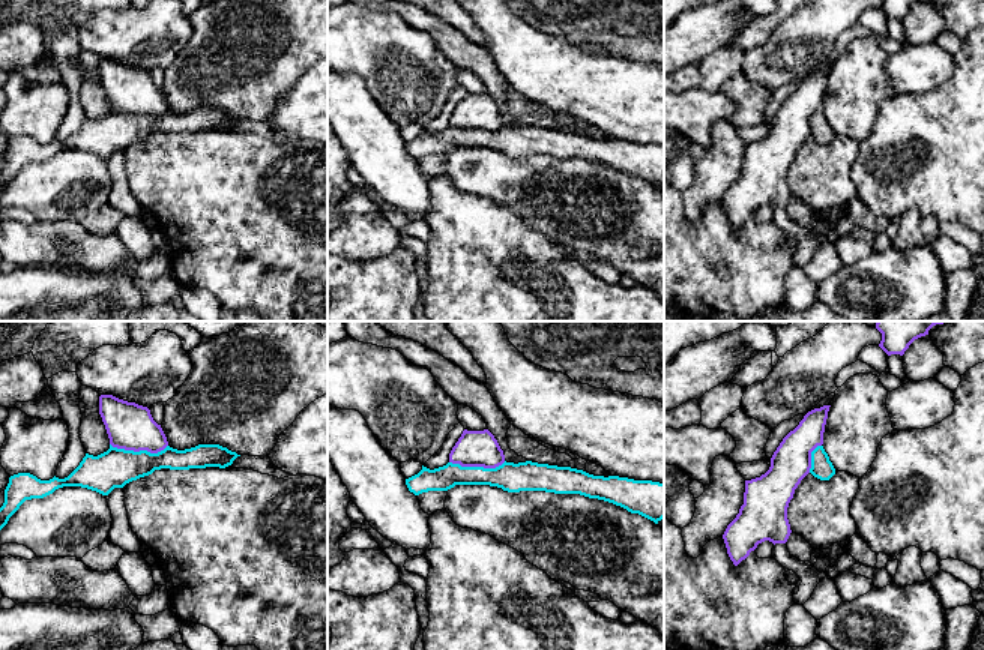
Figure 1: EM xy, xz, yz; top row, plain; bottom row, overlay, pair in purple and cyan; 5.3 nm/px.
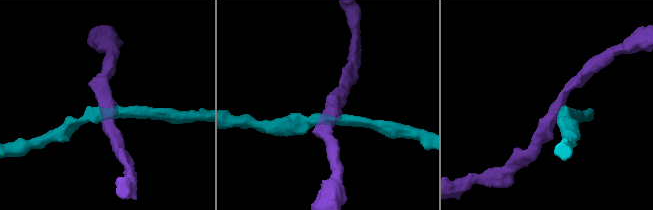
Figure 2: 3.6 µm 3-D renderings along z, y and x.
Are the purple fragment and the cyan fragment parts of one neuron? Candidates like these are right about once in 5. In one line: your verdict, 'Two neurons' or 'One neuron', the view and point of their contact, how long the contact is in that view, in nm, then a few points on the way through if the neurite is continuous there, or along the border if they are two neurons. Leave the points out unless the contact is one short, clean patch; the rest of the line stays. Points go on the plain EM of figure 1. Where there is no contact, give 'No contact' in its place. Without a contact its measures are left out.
Two neurons. Touches purple at xy (138, 114). Shared border 320 nm. Boundary: xy (110, 107), (117, 111), (150, 116), (159, 116), (167, 110)

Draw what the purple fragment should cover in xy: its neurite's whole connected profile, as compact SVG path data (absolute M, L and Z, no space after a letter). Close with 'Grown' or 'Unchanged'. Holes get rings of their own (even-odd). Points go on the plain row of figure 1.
M101 59L99 78L113 111L158 117L168 110L161 89L153 84L147 71Z. Unchanged

